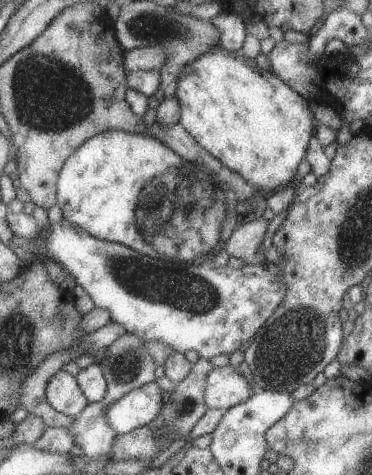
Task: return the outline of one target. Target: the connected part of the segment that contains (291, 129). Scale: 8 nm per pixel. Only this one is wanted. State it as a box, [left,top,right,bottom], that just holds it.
[176,46,314,195]

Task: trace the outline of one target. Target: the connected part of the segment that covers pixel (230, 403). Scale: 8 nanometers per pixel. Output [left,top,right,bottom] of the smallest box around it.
[204,365,258,412]

